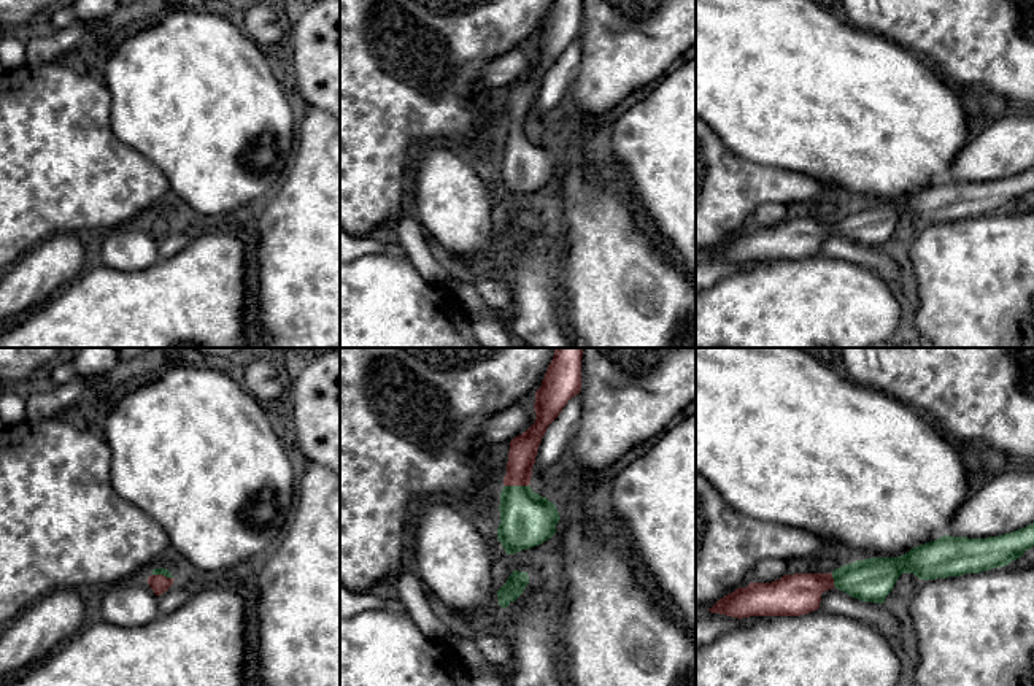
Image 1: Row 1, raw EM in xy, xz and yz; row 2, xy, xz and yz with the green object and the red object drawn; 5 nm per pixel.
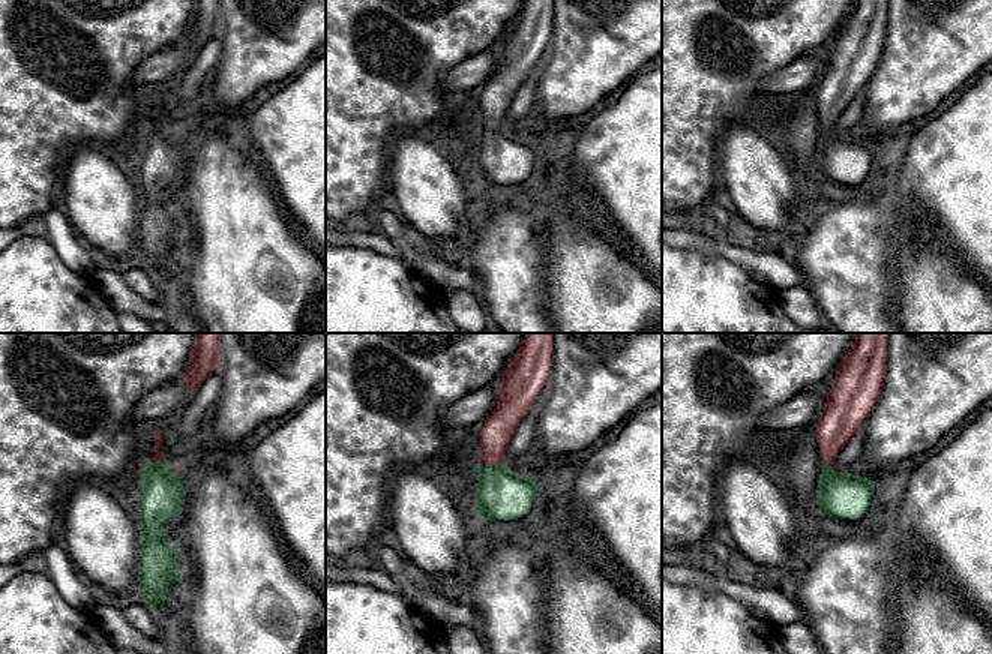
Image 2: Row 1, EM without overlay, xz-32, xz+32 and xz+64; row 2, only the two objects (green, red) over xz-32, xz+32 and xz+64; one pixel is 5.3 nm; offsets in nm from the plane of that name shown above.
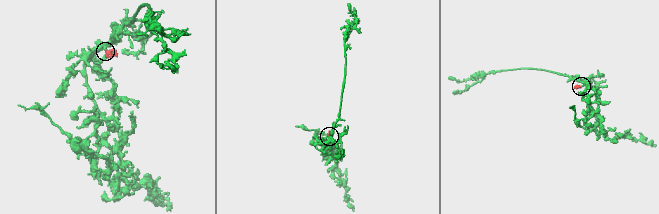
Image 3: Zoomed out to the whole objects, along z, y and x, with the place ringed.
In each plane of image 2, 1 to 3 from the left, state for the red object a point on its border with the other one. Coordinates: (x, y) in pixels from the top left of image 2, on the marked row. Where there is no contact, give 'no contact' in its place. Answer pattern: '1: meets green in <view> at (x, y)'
1: meets green in xz-32 at (156, 462)
2: meets green in xz+32 at (491, 465)
3: meets green in xz+64 at (824, 464)

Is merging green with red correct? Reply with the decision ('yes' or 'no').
yes

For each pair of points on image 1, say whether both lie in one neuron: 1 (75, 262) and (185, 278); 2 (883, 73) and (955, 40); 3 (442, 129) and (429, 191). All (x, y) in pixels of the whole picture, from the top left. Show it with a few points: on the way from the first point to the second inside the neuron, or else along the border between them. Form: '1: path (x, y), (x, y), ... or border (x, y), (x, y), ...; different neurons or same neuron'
1: border (91, 262), (61, 289); different neurons
2: border (887, 38), (920, 56), (947, 81); different neurons
3: border (450, 143), (420, 145), (410, 165); different neurons

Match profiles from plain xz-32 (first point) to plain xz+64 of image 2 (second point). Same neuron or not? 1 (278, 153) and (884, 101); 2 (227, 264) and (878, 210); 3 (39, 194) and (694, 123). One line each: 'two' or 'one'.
1: two
2: two
3: one

